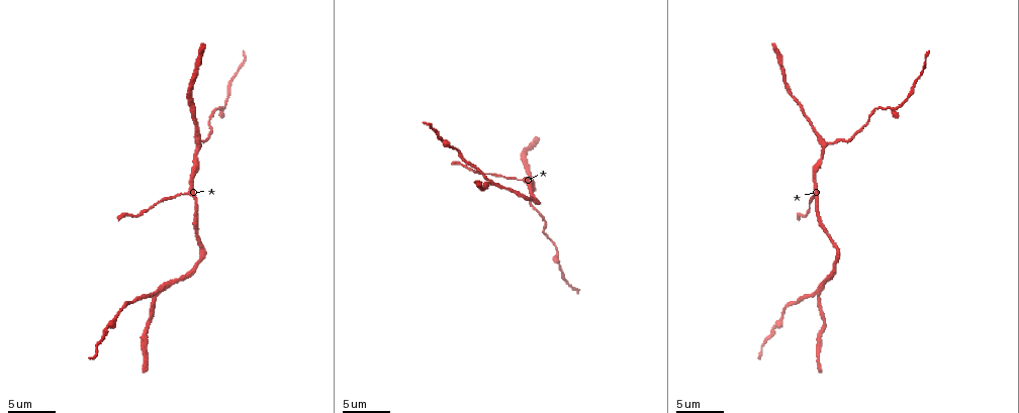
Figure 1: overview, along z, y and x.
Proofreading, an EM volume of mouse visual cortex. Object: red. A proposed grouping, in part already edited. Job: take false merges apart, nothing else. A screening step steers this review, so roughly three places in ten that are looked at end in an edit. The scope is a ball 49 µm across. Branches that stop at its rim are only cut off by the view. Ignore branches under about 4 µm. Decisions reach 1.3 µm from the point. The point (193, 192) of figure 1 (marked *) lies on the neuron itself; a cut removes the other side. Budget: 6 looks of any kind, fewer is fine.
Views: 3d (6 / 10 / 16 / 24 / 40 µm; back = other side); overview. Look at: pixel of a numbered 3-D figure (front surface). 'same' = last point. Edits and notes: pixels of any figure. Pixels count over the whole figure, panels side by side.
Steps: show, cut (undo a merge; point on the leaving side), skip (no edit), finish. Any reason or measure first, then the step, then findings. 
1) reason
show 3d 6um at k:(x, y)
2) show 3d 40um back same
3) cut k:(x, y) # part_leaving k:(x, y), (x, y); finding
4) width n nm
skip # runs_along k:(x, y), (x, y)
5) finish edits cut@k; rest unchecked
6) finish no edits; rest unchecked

thin neck
show 3d 10um at 1:(488, 174)

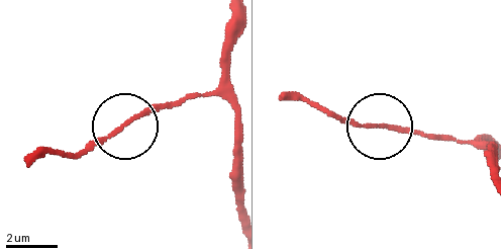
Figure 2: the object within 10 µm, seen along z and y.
width 140 nm
skip # runs_along 2:(483, 144), (331, 117); continuous, no second neuron

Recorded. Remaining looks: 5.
three-way junction
show 3d 10um at 1:(154, 293)

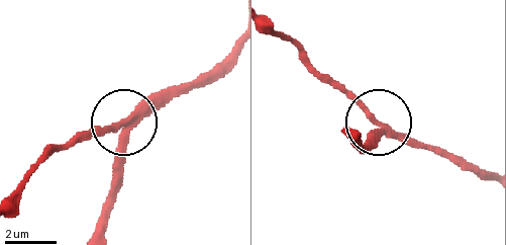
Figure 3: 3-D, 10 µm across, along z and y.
other side
show 3d 10um back at 3:(125, 126)

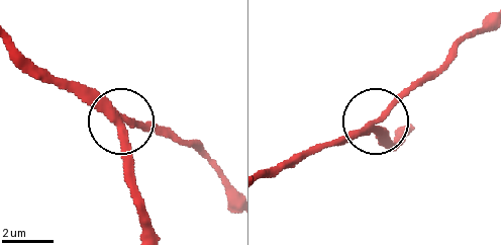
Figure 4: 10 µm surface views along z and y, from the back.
side_arm 9 um; arms 3
cut 4:(140, 128) # a second neuron is stuck on

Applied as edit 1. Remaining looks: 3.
redraw
show overview

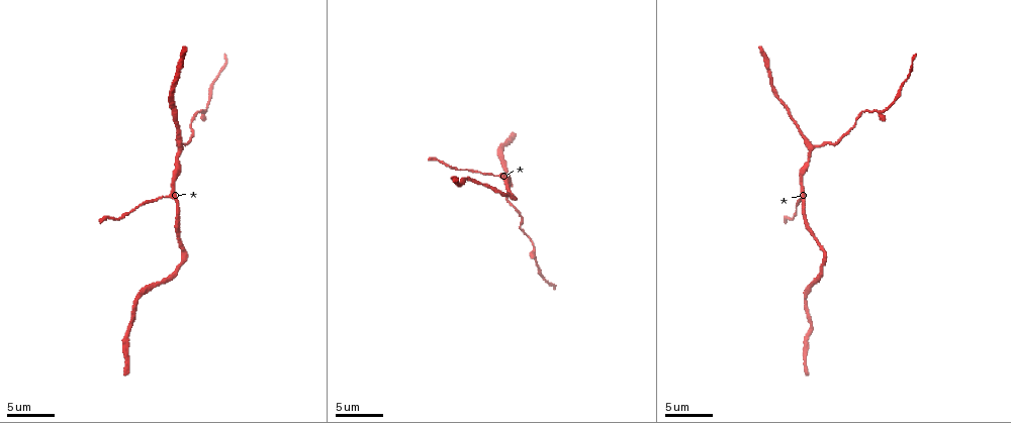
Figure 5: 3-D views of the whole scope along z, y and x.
three arms meet
show 3d 10um at 5:(179, 145)

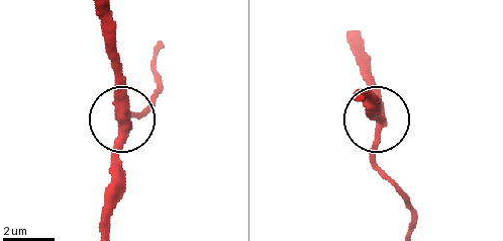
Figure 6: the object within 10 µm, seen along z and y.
skip # runs_along 6:(110, 229), (110, 170), (123, 124), (117, 61); one neuron here

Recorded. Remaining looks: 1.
finish edits cut@4; rest unchecked

